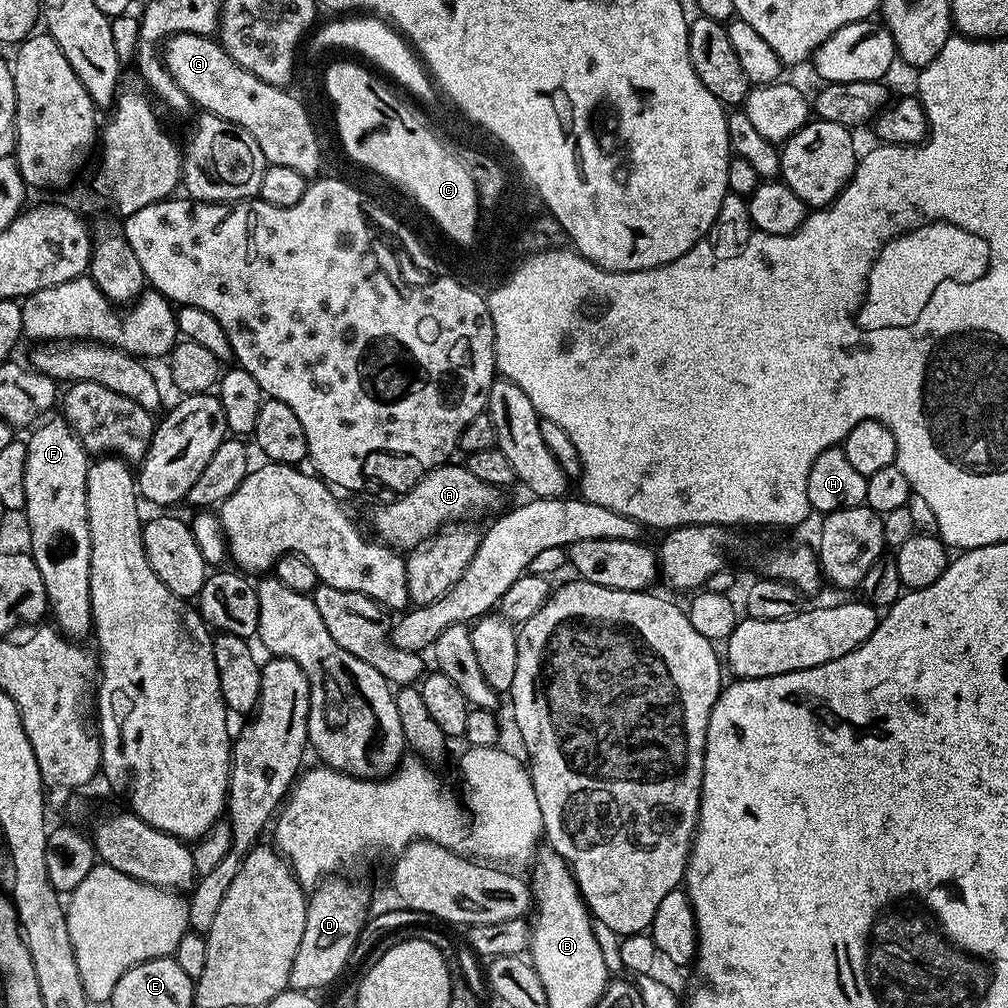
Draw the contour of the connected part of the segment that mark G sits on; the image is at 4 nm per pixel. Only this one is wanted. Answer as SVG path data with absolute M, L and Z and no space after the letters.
M179 32L176 36L169 36L162 44L162 59L170 78L188 95L193 105L197 104L197 109L242 126L242 130L246 130L252 135L254 142L258 142L258 150L262 150L268 164L290 166L290 170L298 170L298 174L309 178L319 173L316 171L320 168L320 140L316 137L316 128L312 125L303 102L298 97L291 96L291 91L270 86L262 82L262 78L250 74L250 70L238 66L238 62L234 62L234 58L226 54L219 39L212 36L199 36L189 32Z

